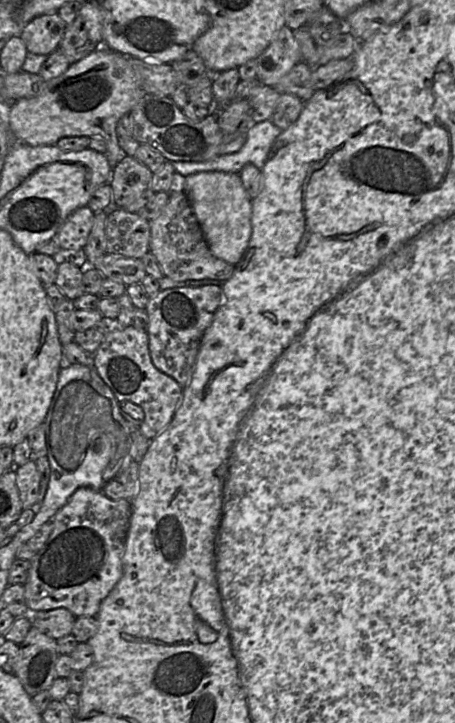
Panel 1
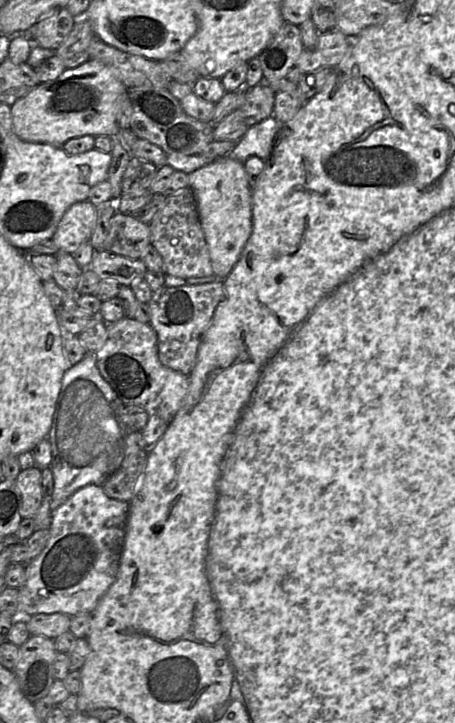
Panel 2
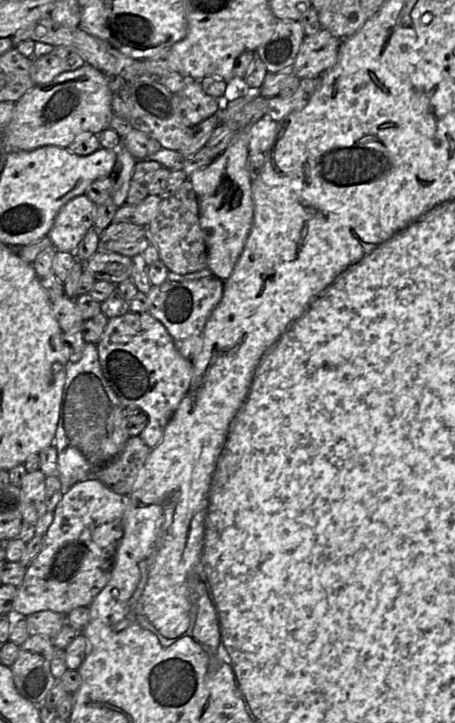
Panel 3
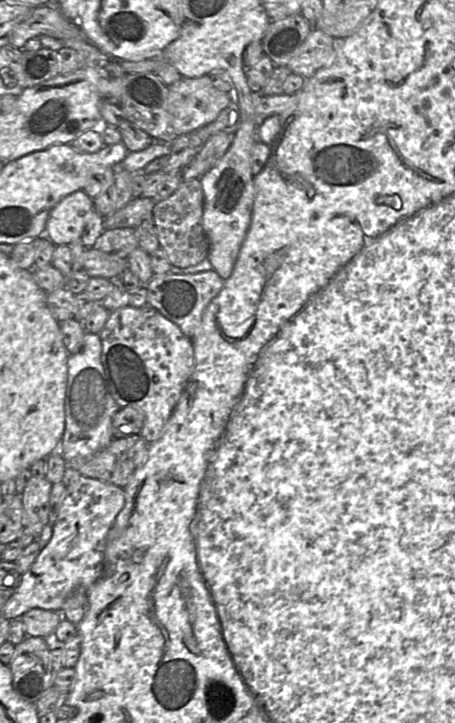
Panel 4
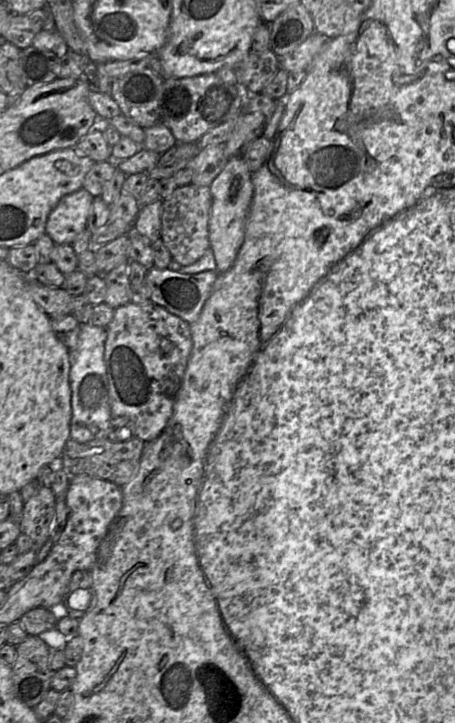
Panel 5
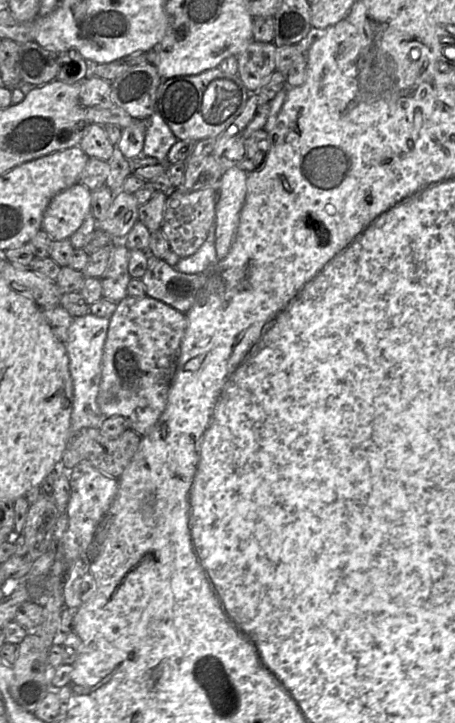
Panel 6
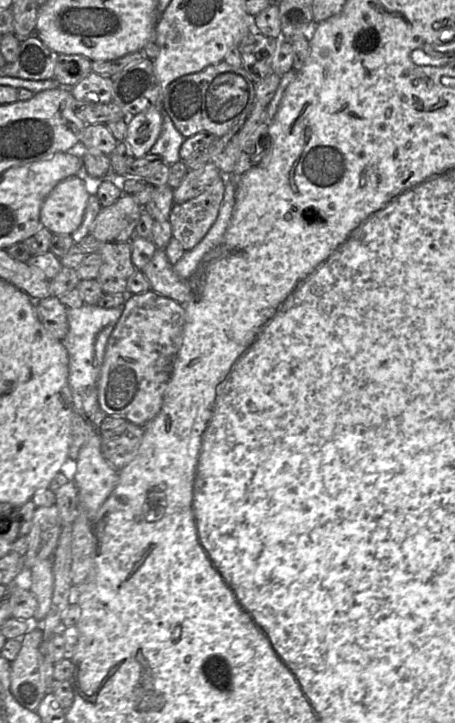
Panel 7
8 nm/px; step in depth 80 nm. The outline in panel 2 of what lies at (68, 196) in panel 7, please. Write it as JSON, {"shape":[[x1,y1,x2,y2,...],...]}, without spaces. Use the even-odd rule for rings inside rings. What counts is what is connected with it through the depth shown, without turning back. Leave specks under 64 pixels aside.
{"shape":[[89,200,70,206,61,218,52,237,59,253,74,253,88,242,96,225,96,206]]}

